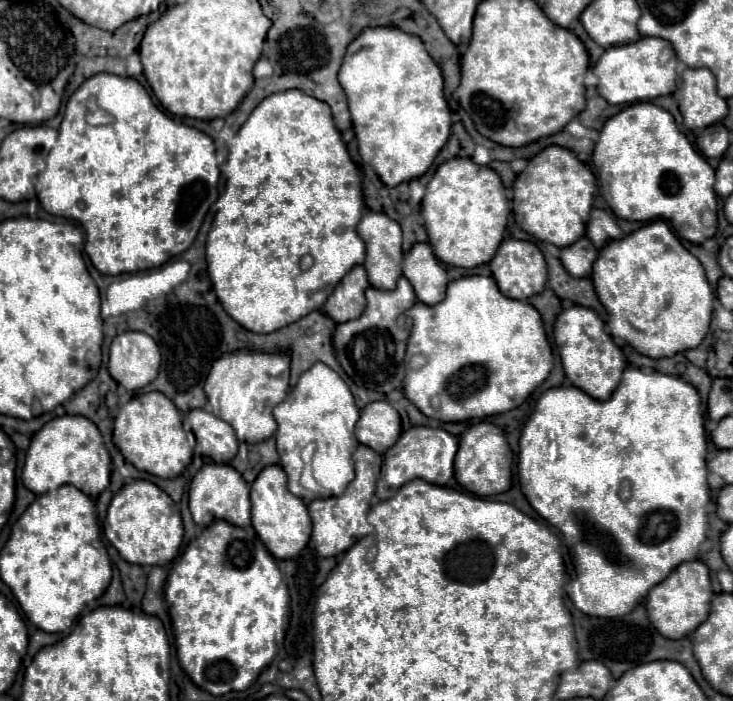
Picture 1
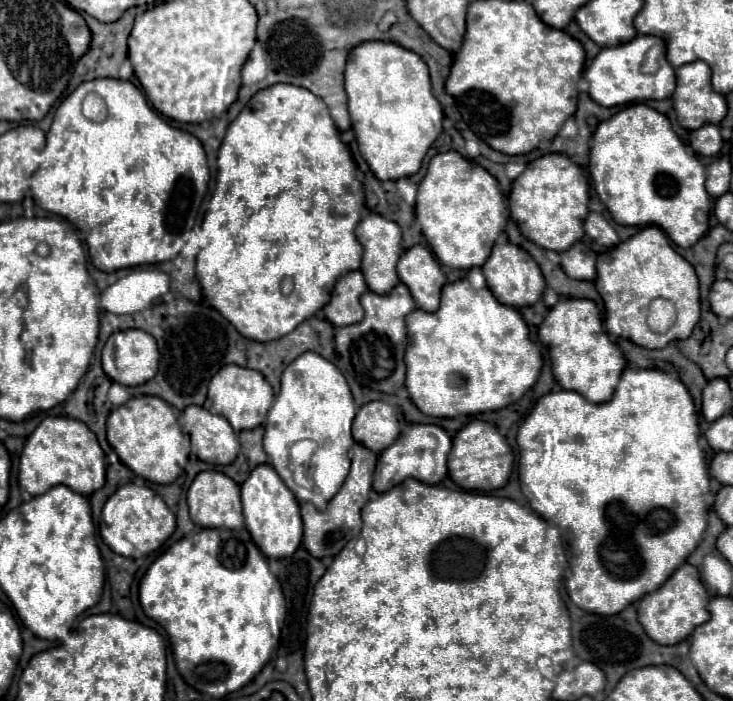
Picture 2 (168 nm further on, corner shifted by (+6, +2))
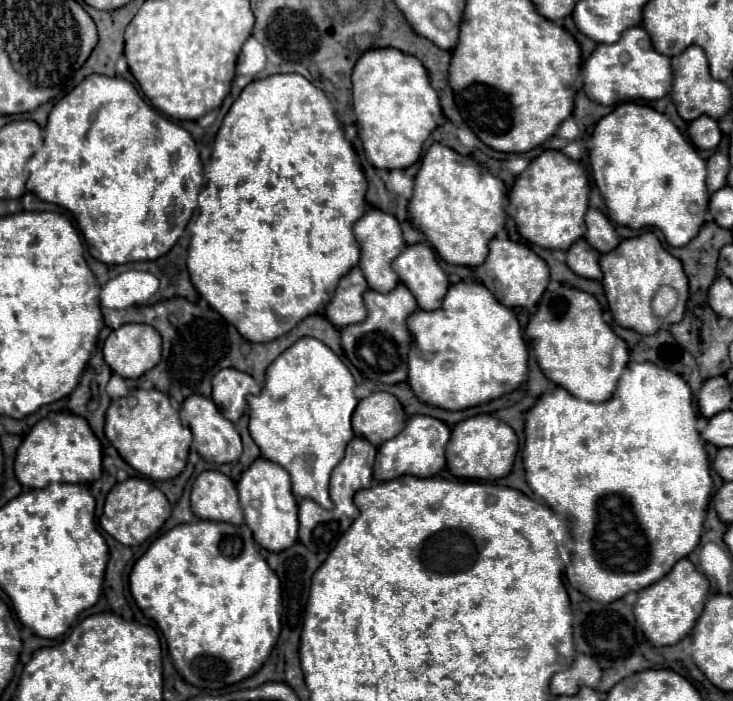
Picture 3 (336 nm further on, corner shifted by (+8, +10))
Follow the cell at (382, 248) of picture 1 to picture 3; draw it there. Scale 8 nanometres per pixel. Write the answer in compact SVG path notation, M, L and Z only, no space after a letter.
M369 210L361 220L357 220L357 224L353 226L355 238L359 242L361 248L361 260L359 260L359 268L369 284L371 290L375 292L391 292L397 286L397 274L391 268L393 258L397 258L401 254L401 250L405 248L405 240L399 228L399 222L395 216L381 212L381 210Z

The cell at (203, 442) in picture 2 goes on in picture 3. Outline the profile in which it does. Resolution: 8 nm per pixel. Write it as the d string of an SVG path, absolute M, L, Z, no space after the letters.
M189 396L182 403L180 419L184 426L193 432L193 446L195 450L207 460L215 464L233 462L241 456L241 438L235 426L219 412L219 408L213 404L211 398L205 396Z

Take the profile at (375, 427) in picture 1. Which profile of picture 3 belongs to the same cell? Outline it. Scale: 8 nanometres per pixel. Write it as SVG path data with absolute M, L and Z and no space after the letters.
M373 392L371 396L359 400L353 412L353 432L363 436L371 444L379 446L391 440L405 428L407 414L403 412L399 400L389 392Z

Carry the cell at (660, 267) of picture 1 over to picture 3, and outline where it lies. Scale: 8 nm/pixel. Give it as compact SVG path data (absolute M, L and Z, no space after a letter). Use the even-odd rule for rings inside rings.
M645 232L637 238L623 240L613 252L603 254L601 256L601 270L603 270L601 282L605 288L605 296L609 300L611 314L619 326L631 328L639 334L653 334L663 324L675 324L683 318L685 302L687 302L687 290L689 290L687 276L683 272L681 262L661 246L661 242L657 240L657 236L653 232ZM661 286L673 286L679 292L677 306L665 318L657 318L651 310L651 304L649 304L649 300L653 300L655 292Z

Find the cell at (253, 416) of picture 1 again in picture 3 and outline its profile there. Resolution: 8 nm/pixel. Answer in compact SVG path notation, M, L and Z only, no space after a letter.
M225 368L213 376L213 402L221 408L223 416L231 422L237 422L239 416L247 410L247 398L261 392L253 376L239 372L235 368Z

